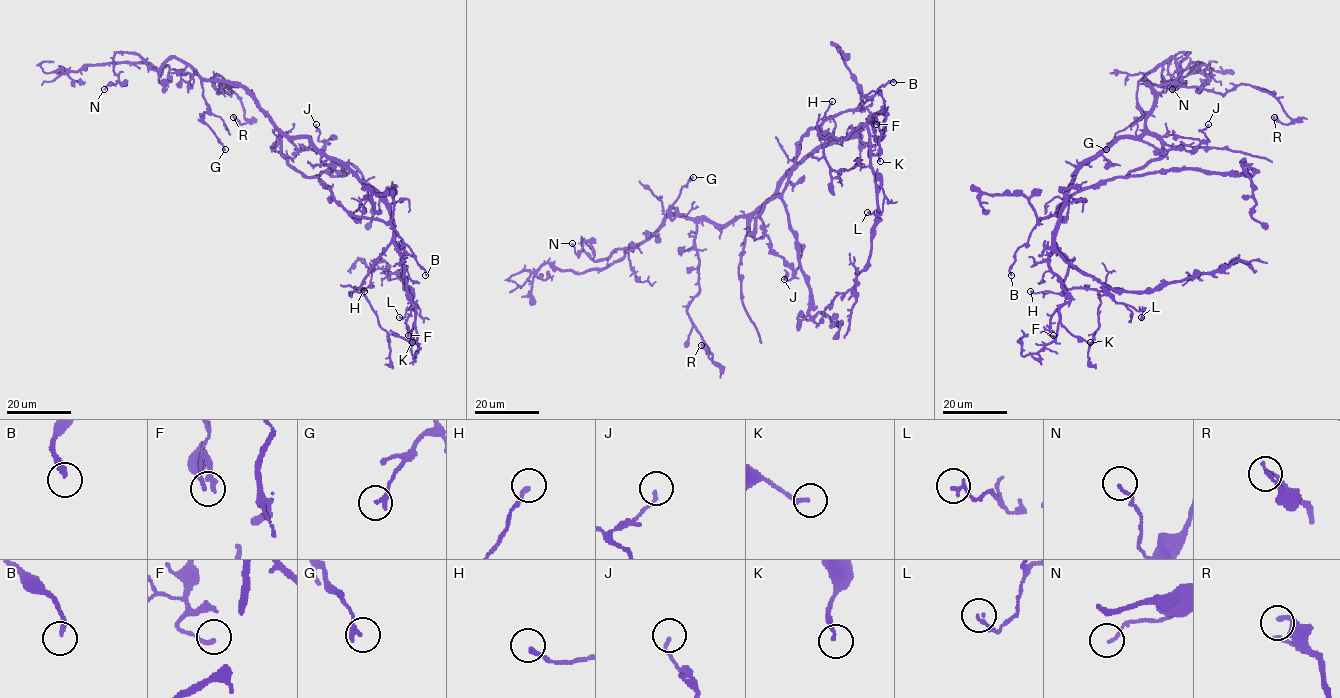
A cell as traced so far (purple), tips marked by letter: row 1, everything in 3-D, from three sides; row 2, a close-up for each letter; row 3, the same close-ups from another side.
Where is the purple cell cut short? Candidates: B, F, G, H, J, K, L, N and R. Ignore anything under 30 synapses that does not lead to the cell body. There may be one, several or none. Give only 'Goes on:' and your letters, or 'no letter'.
Goes on: no letter

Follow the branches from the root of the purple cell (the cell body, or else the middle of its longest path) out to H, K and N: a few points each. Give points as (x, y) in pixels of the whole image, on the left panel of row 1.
H: (321, 152), (365, 182), (381, 197), (390, 215), (392, 242), (364, 282), (349, 293), (364, 291)
K: (321, 152), (338, 160), (365, 182), (388, 210), (395, 247), (403, 266), (406, 291), (416, 304), (412, 342)
N: (321, 152), (287, 136), (239, 85), (173, 57), (152, 70), (116, 53), (118, 82), (104, 89)

